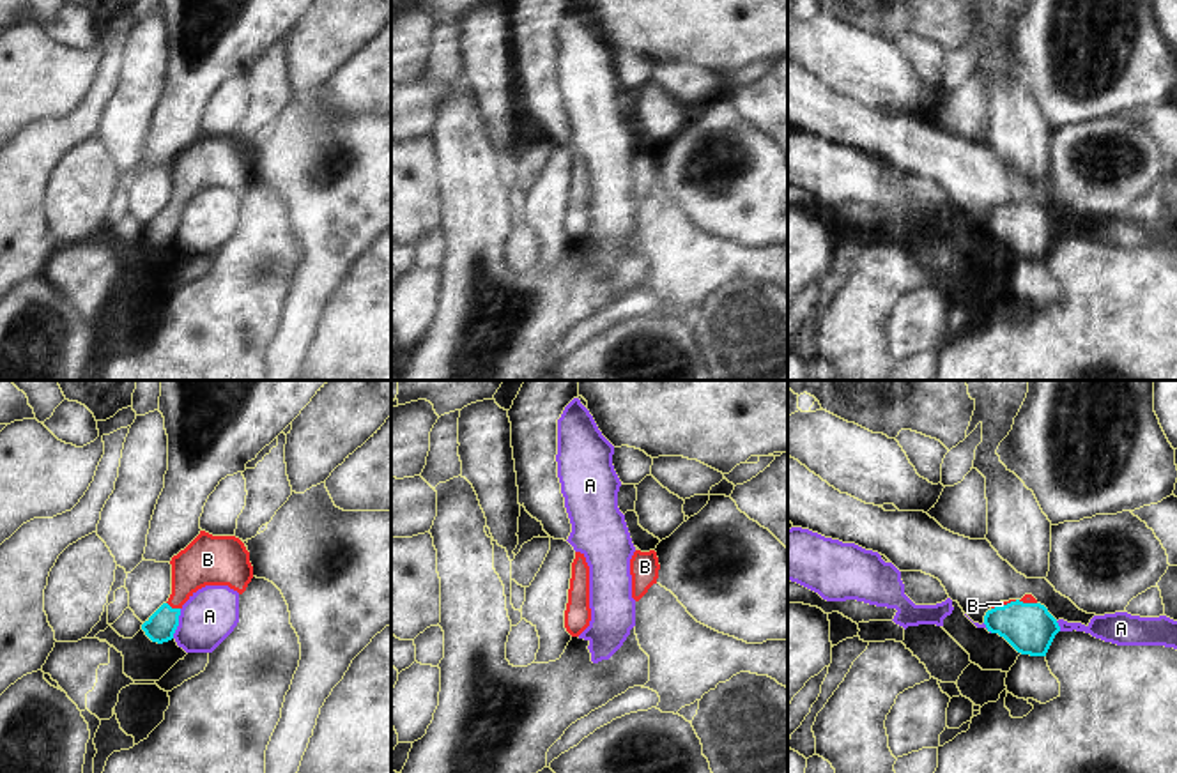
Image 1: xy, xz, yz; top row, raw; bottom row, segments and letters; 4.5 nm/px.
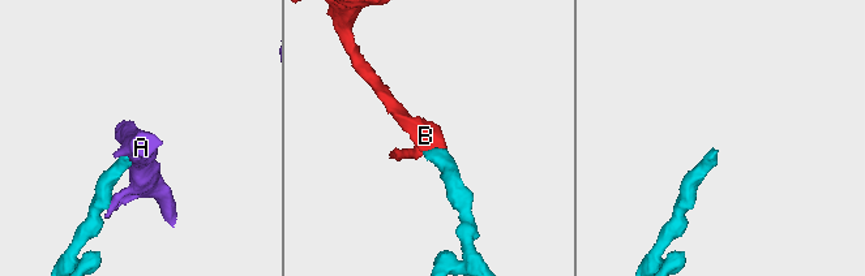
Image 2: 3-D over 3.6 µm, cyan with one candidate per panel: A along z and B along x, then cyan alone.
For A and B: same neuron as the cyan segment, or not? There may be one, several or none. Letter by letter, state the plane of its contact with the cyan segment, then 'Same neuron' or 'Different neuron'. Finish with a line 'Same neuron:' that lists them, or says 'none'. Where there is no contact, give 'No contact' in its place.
A: Touches cyan in xy. Different neuron
B: Touches cyan in xy. Same neuron
Same neuron: B.

